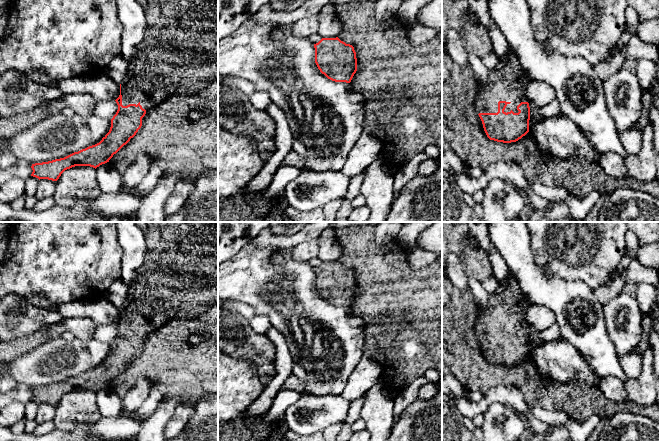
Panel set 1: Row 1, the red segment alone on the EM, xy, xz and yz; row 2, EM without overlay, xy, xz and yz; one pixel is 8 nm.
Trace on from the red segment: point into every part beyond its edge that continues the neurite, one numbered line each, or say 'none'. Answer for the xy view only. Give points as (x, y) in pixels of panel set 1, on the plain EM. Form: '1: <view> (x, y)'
1: xy (160, 293)

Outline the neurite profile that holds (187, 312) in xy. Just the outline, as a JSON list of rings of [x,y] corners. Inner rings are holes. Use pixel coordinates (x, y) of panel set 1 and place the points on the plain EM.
[[[200,249],[197,253],[186,254],[186,284],[198,286],[198,306],[184,308],[182,317],[175,317],[172,321],[159,325],[145,338],[136,359],[109,384],[121,398],[139,379],[146,379],[152,385],[164,384],[167,392],[162,401],[188,394],[190,398],[182,404],[195,404],[201,393],[218,392],[218,249]]]

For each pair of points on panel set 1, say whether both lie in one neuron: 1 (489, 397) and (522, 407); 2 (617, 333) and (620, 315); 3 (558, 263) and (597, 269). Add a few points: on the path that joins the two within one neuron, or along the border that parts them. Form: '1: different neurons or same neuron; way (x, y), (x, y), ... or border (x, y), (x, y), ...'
1: same neuron; way (497, 397), (512, 397), (514, 399)
2: same neuron; way (620, 329), (620, 319)
3: same neuron; way (568, 263), (587, 263)

